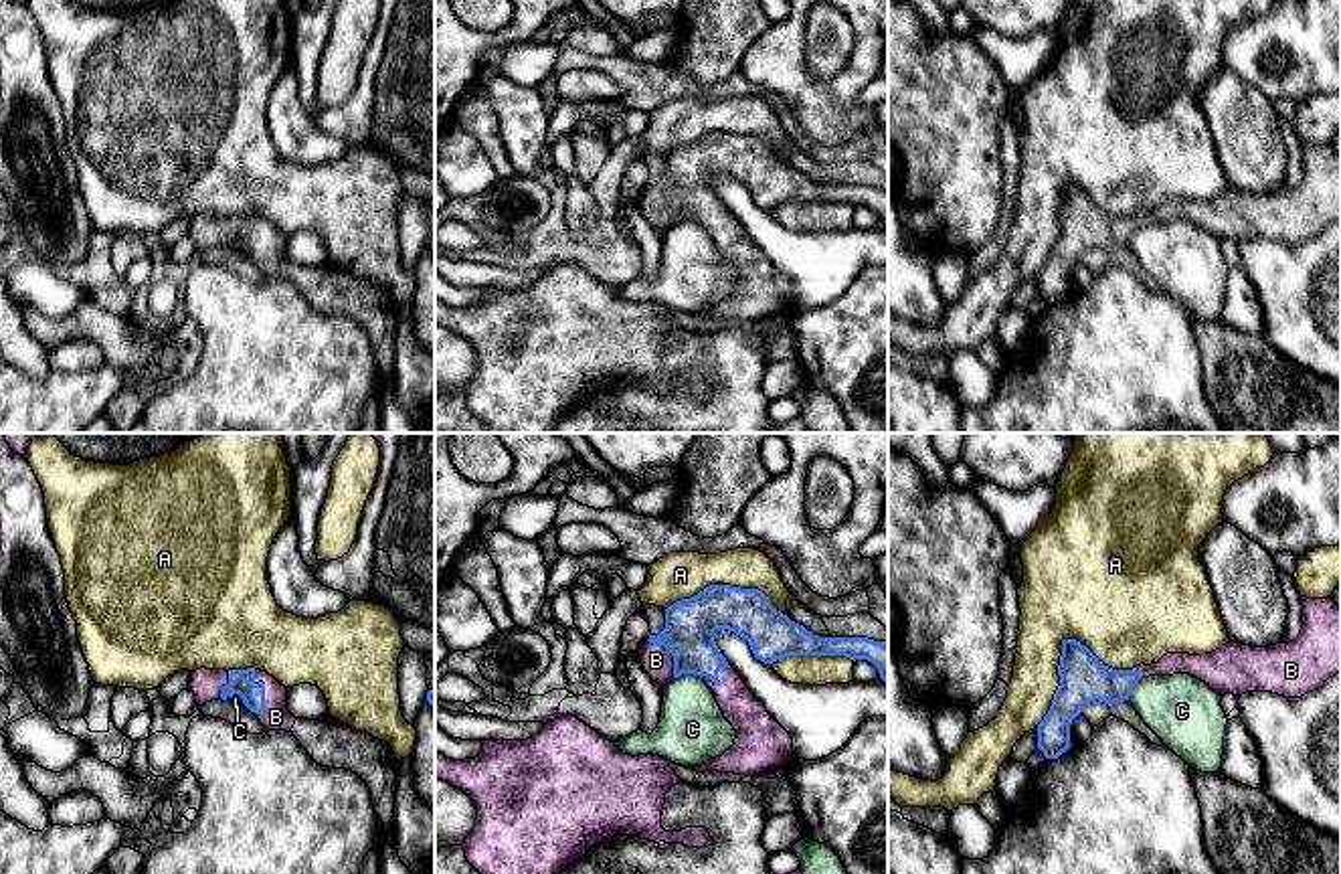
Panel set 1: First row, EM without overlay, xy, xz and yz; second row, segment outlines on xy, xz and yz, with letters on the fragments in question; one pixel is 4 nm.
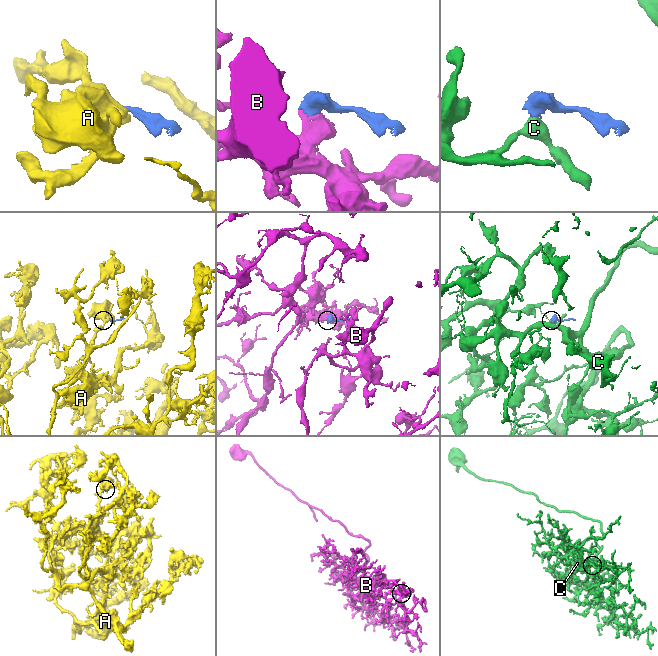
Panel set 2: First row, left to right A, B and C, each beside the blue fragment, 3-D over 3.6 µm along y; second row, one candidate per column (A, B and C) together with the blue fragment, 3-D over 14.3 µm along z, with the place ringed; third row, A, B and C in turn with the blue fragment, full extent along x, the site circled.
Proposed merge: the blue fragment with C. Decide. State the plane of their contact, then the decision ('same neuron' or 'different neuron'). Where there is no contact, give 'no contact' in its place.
meets blue in xz; different neuron

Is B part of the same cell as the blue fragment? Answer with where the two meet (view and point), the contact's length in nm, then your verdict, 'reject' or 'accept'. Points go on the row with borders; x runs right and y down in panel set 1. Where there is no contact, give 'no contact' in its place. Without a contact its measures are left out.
xy (263, 690) | 190 nm | accept

